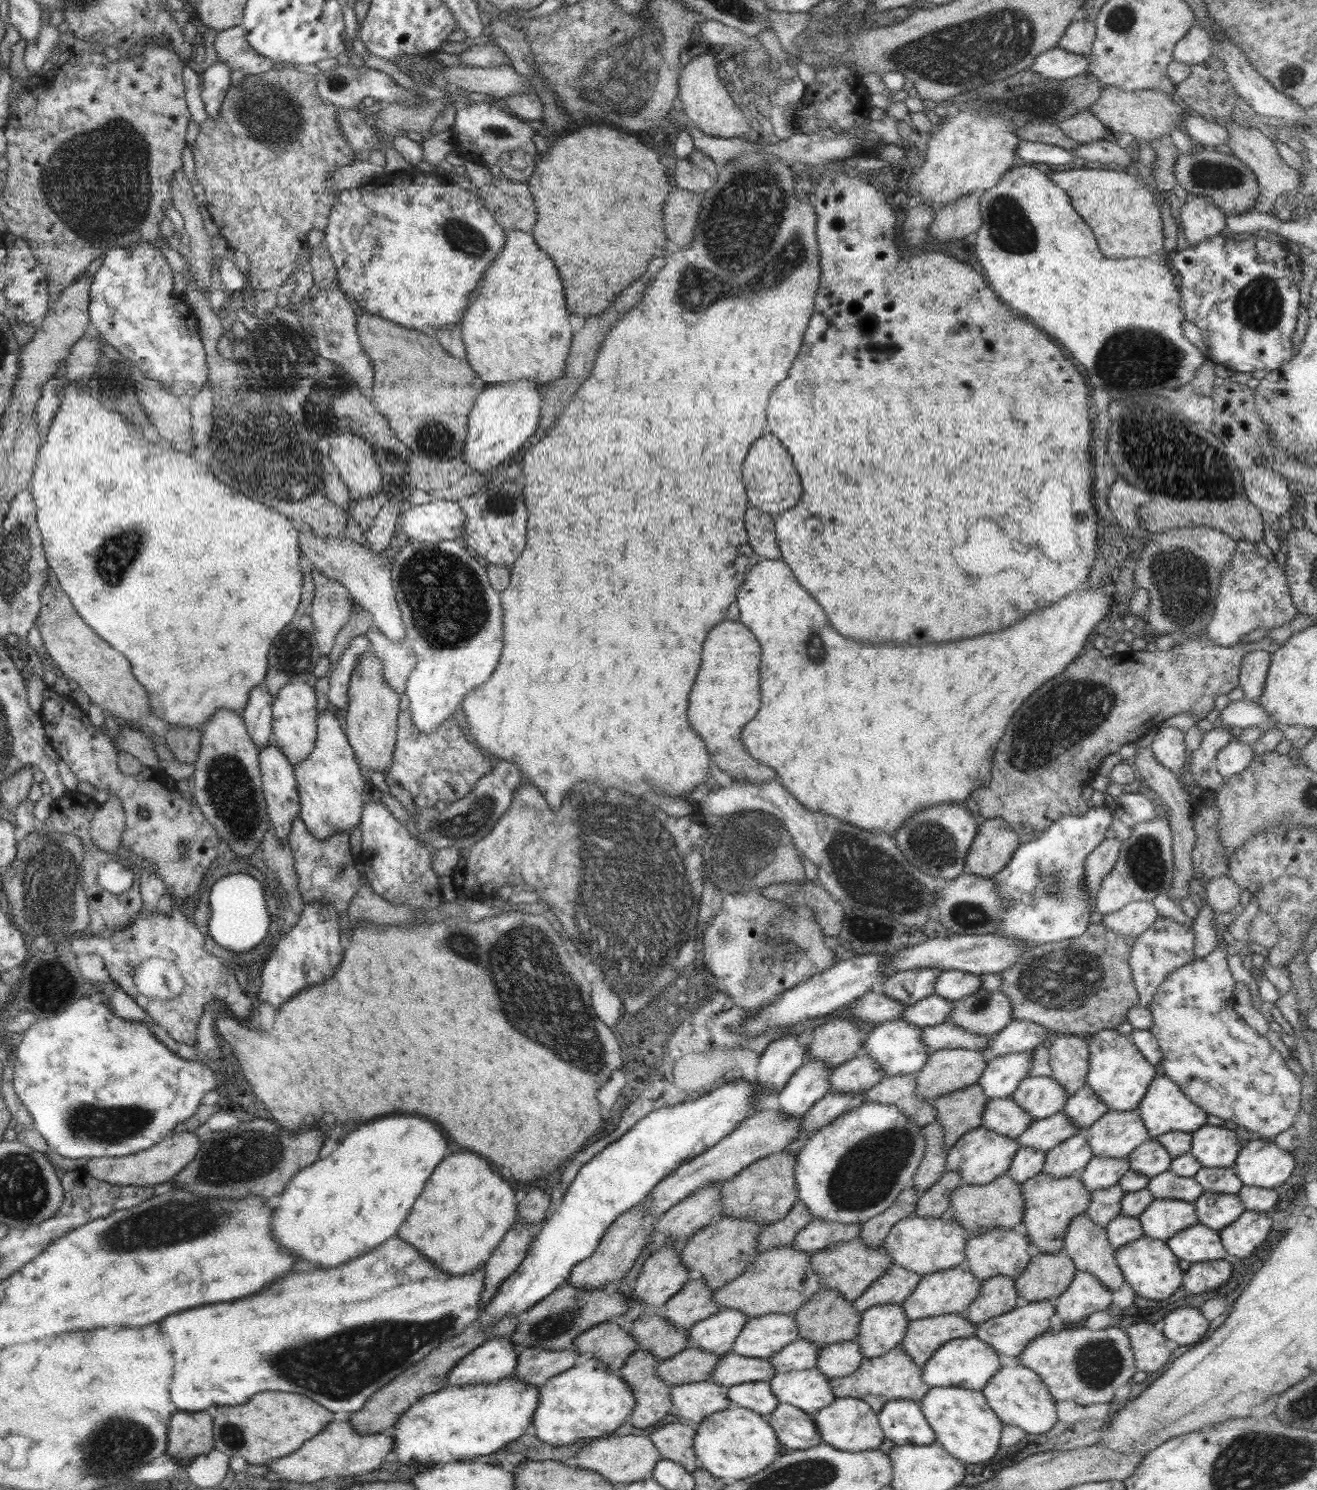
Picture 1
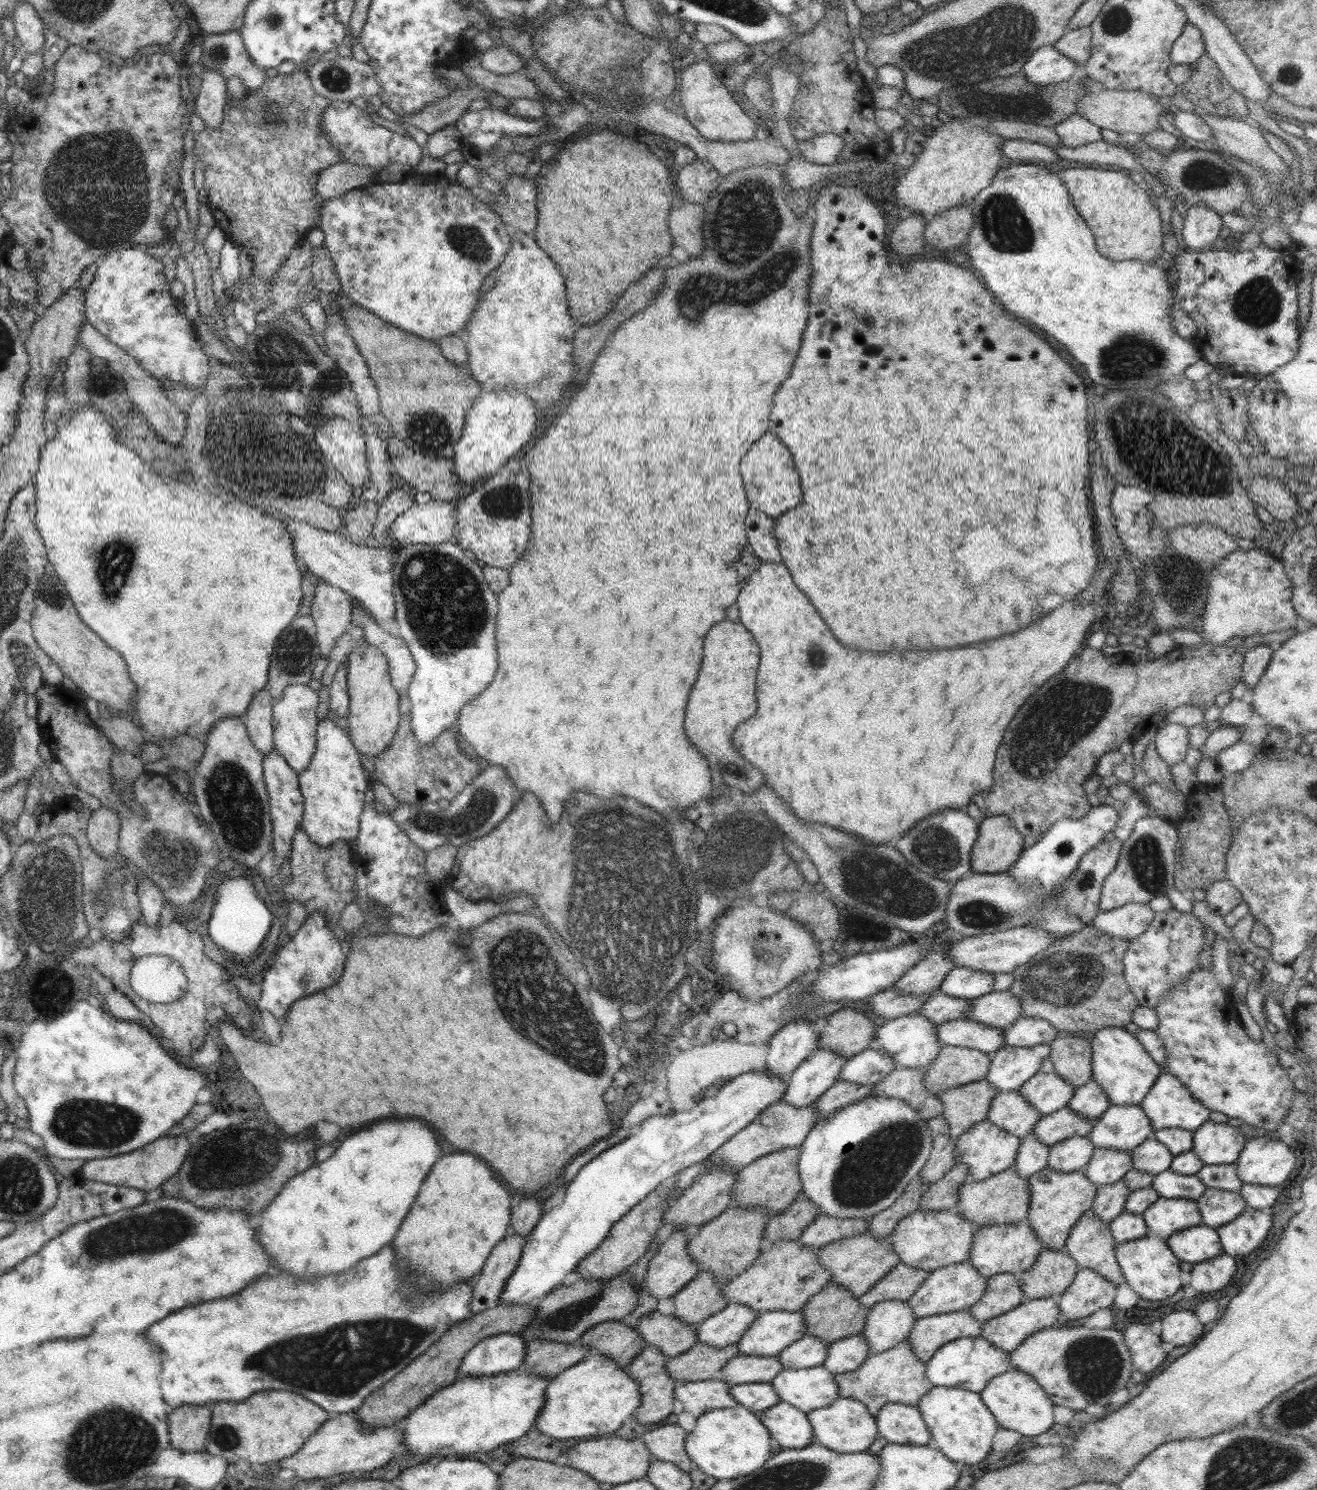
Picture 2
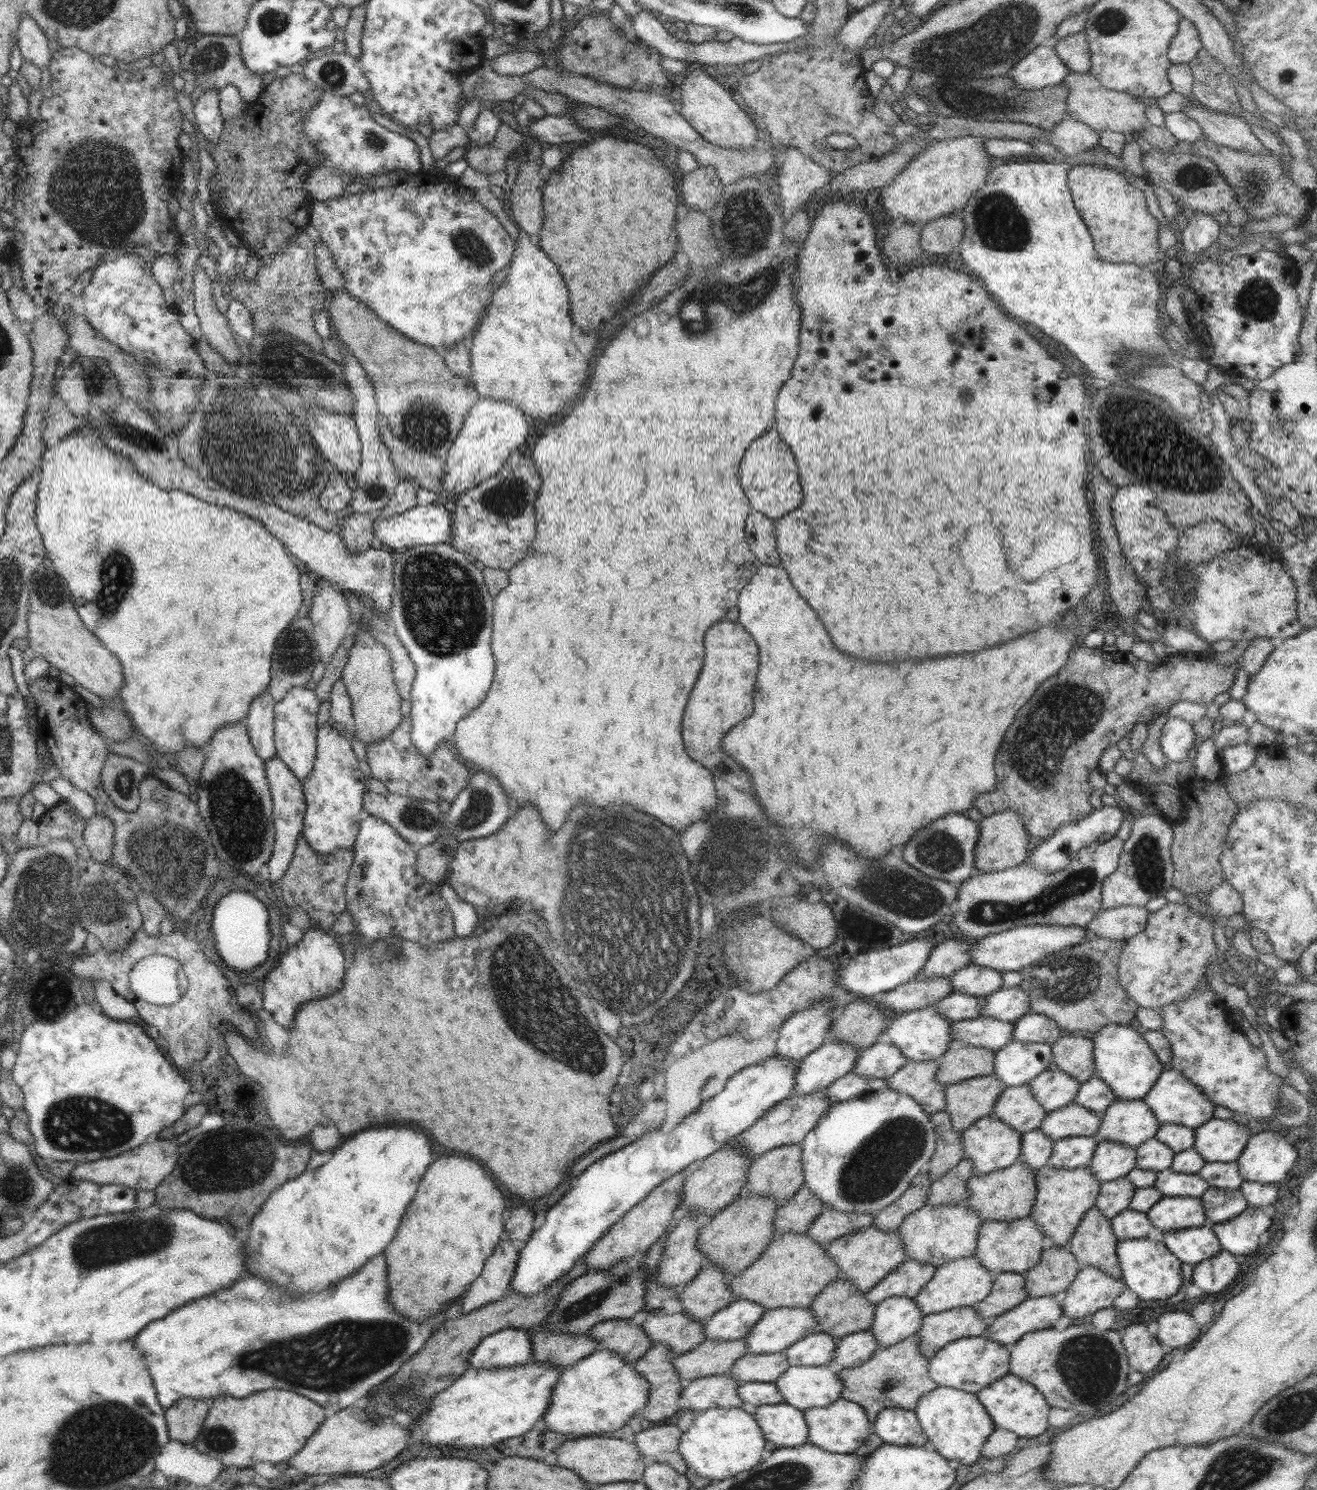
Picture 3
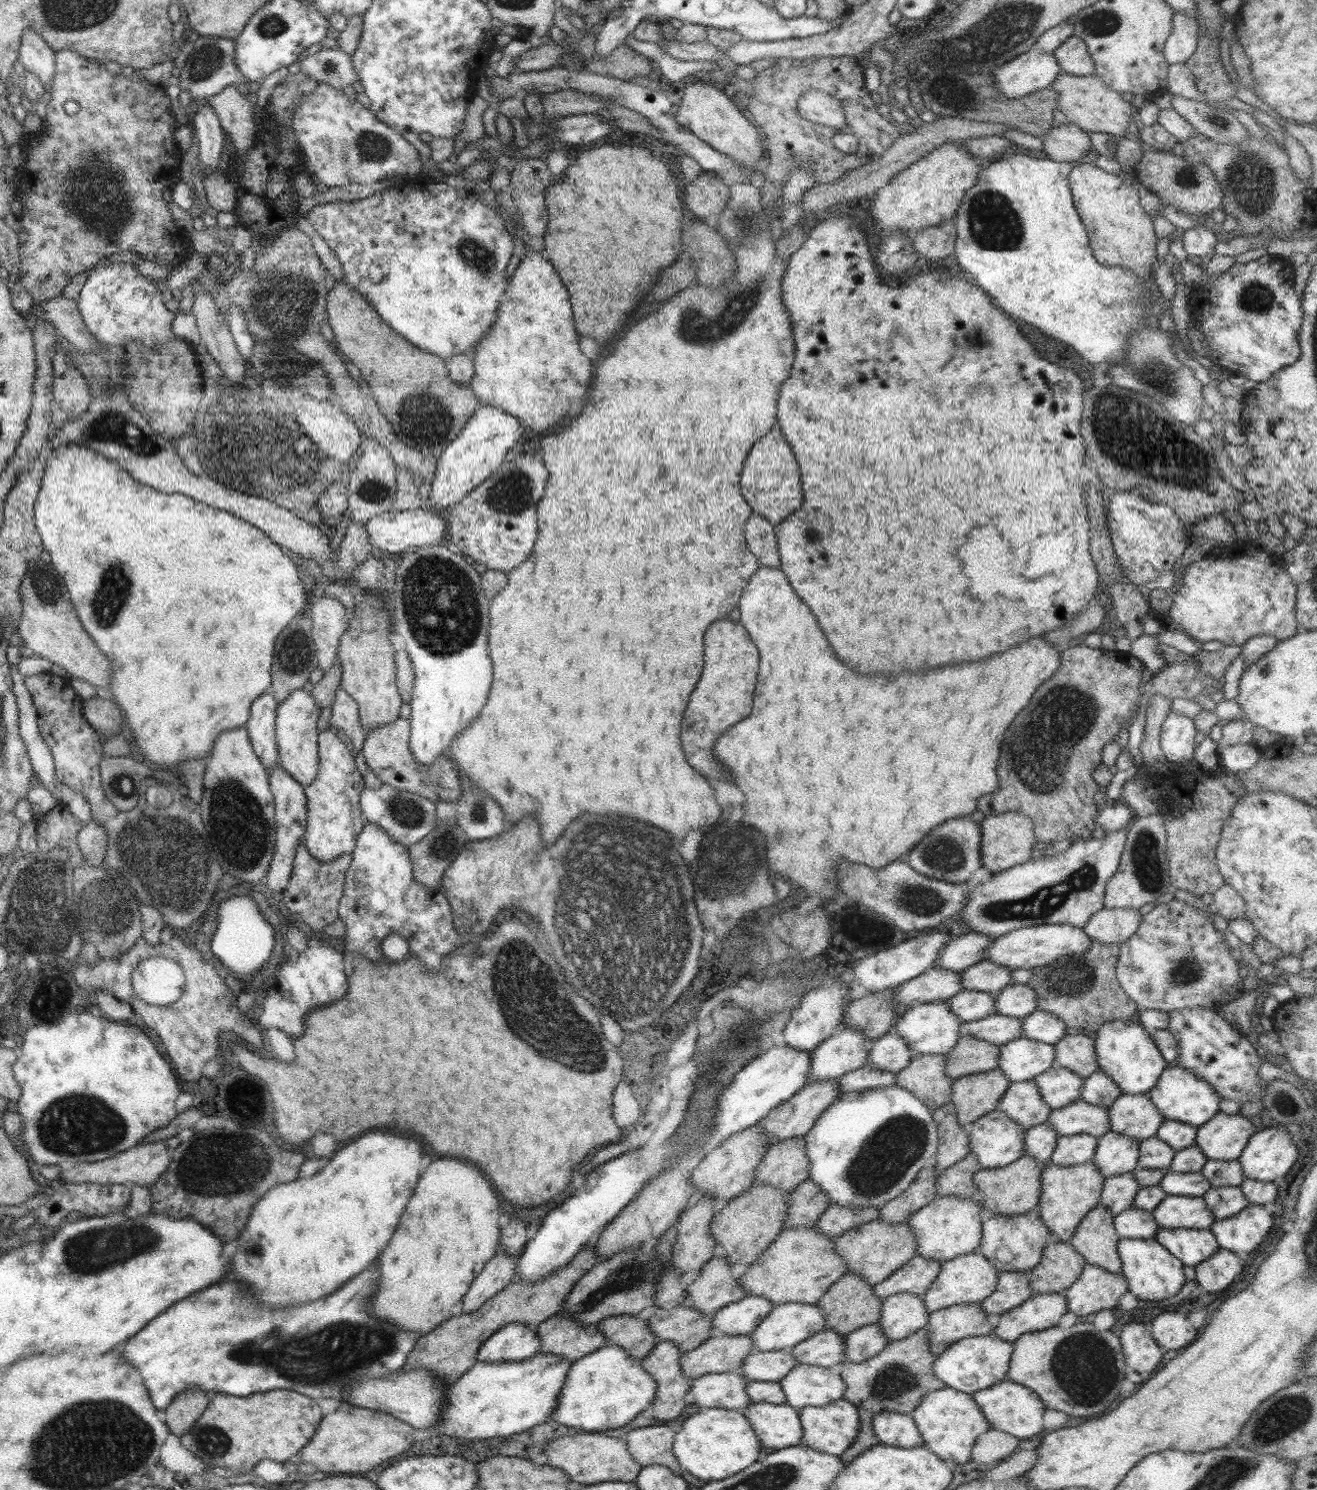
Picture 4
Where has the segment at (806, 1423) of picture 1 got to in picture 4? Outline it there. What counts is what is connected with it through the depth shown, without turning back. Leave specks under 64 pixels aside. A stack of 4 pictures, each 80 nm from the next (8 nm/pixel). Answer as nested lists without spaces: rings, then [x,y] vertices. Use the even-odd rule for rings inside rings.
[[[751,1403],[743,1411],[763,1447],[778,1450],[798,1446],[804,1436],[799,1410],[782,1404]]]

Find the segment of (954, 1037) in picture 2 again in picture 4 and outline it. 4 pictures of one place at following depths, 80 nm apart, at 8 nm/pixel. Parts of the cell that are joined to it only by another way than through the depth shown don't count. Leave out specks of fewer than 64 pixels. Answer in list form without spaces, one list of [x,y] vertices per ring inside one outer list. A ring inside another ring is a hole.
[[[996,1012],[974,1022],[961,1023],[960,1034],[972,1035],[998,1046],[1023,1036],[1021,1019],[998,1015]]]

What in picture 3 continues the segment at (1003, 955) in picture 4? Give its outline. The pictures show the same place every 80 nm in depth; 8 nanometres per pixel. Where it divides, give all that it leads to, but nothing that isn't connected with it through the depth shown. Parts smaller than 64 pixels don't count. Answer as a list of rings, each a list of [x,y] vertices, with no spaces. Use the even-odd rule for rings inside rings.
[[[1029,925],[973,940],[970,947],[970,965],[992,968],[996,972],[1020,972],[1022,969],[1040,963],[1050,953],[1064,951],[1084,941],[1084,927],[1063,925]]]

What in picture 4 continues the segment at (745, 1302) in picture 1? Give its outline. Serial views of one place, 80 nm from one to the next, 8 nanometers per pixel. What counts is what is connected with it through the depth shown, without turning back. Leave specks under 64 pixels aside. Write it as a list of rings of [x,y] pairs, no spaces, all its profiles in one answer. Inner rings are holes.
[[[788,1227],[783,1228],[774,1242],[758,1257],[756,1262],[749,1264],[744,1275],[738,1278],[741,1287],[750,1295],[768,1299],[773,1306],[782,1303],[817,1304],[825,1292],[849,1268],[834,1250],[834,1240],[823,1235],[816,1227]]]

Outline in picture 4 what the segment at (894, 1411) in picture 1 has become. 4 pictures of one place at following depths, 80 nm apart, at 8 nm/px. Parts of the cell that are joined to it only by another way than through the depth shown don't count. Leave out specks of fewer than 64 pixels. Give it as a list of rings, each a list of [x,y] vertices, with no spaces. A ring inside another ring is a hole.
[[[882,1412],[874,1416],[874,1434],[884,1445],[899,1448],[924,1447],[925,1443],[910,1414]]]

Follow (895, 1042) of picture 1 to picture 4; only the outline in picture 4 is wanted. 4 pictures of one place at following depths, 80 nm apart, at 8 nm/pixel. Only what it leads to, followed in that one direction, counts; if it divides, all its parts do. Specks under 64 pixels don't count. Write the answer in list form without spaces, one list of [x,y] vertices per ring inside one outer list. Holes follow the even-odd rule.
[[[940,1001],[936,1004],[920,1004],[908,1009],[903,1017],[898,1017],[894,1031],[902,1037],[908,1046],[918,1055],[945,1055],[956,1046],[960,1034],[961,1021],[948,1009],[948,1004]]]

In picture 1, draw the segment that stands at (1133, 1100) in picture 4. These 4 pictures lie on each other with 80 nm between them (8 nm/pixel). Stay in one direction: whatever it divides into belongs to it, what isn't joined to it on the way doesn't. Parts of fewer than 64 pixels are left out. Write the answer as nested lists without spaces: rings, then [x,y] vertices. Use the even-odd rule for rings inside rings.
[[[1108,1111],[1080,1134],[1088,1141],[1096,1156],[1127,1157],[1135,1148],[1150,1139],[1139,1112]]]

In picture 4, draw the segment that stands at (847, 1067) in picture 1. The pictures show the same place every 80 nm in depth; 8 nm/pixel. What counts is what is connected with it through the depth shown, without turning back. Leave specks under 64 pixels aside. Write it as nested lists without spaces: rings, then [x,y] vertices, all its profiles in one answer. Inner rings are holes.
[[[894,1029],[880,1038],[869,1041],[868,1047],[869,1057],[864,1066],[870,1066],[880,1072],[890,1072],[890,1074],[896,1074],[908,1067],[914,1053]]]

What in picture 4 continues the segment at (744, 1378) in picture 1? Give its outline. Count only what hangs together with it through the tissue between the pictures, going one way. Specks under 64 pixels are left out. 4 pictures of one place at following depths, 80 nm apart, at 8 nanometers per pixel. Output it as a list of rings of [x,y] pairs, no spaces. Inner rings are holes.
[[[753,1349],[743,1360],[738,1372],[748,1381],[779,1382],[796,1365],[796,1359],[791,1351]]]

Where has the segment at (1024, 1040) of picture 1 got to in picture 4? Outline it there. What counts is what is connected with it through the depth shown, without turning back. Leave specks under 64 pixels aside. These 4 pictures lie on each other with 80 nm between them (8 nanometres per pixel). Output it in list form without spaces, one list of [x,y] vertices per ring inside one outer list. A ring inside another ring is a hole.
[[[1036,1009],[1032,1014],[1021,1019],[1023,1036],[1055,1045],[1065,1034],[1065,1022],[1051,1012]]]

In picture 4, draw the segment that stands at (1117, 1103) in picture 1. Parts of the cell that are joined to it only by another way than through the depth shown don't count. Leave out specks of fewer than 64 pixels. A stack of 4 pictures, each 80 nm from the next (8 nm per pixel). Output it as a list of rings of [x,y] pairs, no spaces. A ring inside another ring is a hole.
[[[1111,1020],[1105,1022],[1093,1036],[1098,1068],[1120,1087],[1122,1093],[1147,1094],[1168,1067],[1150,1032],[1142,1024]]]

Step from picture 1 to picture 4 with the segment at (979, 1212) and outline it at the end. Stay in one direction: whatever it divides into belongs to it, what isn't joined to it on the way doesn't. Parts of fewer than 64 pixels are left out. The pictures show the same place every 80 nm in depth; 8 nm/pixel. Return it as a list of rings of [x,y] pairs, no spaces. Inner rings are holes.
[[[1024,1154],[1016,1162],[1002,1168],[976,1171],[973,1179],[981,1192],[981,1206],[995,1215],[1024,1215],[1037,1208],[1041,1195],[1041,1174],[1046,1165]]]

